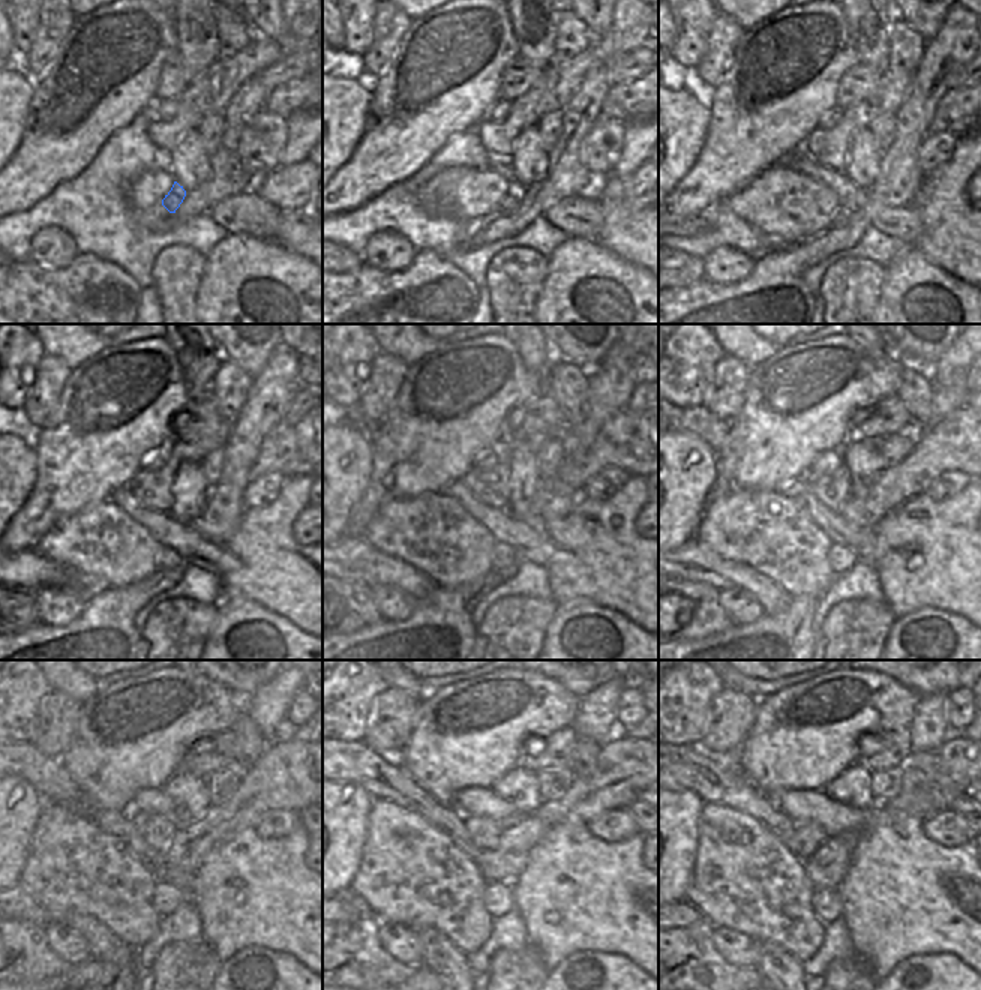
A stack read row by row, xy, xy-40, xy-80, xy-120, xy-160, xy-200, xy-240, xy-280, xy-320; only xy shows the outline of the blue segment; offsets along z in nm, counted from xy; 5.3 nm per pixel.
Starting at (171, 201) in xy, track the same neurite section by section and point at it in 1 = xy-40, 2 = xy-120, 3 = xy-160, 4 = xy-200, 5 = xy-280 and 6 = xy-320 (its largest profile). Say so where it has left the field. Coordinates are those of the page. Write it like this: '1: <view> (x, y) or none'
1: xy-40 (513, 195)
2: xy-120 (167, 558)
3: xy-160 (503, 555)
4: xy-200 (840, 560)
5: xy-280 (498, 896)
6: xy-320 (825, 902)

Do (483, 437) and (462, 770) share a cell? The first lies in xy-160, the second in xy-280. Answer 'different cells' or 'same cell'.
same cell

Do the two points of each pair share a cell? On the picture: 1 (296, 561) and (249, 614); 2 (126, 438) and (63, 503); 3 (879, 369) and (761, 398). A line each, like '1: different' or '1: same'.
1: different
2: same
3: same

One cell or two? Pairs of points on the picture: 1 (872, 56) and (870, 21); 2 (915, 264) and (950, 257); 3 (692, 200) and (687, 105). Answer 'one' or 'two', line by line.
1: one
2: two
3: two

